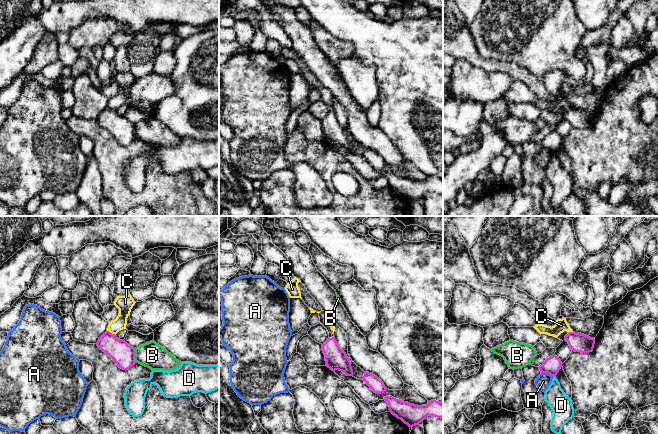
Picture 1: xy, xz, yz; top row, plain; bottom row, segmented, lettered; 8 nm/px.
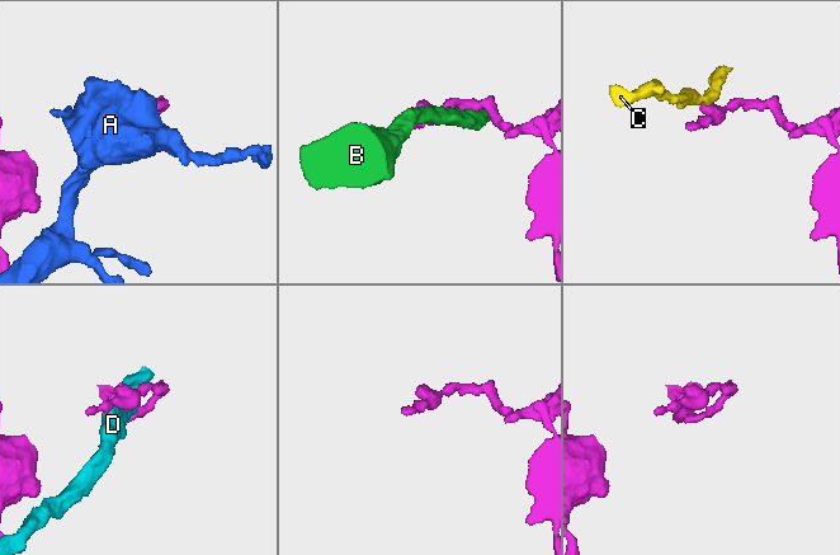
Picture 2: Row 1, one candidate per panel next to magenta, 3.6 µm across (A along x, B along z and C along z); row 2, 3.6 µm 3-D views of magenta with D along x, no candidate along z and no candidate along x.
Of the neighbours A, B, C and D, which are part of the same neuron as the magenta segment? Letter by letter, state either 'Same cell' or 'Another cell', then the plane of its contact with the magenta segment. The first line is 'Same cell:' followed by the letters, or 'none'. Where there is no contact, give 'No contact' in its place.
Same cell: none
A: Another cell. Touches magenta in yz
B: Another cell. Touches magenta in xy
C: Another cell. Touches magenta in xy
D: Another cell. Touches magenta in yz

